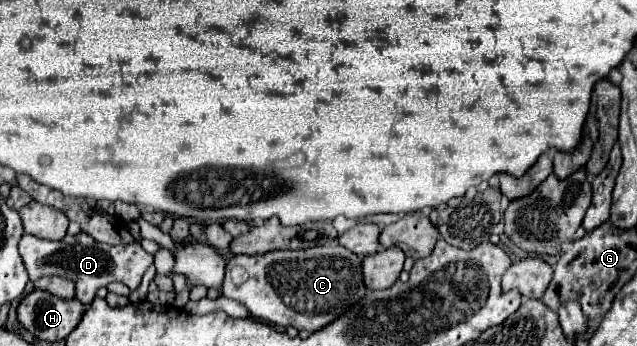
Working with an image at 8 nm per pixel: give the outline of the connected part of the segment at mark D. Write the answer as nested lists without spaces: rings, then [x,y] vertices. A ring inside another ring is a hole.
[[[80,232],[78,236],[66,236],[64,240],[58,242],[24,234],[20,240],[20,256],[24,260],[24,266],[32,282],[42,276],[68,278],[76,284],[76,296],[86,306],[94,300],[96,290],[110,282],[122,282],[134,292],[140,286],[146,268],[154,262],[154,256],[144,252],[144,248],[138,242],[110,246],[110,244],[96,242],[92,236],[84,232]]]

